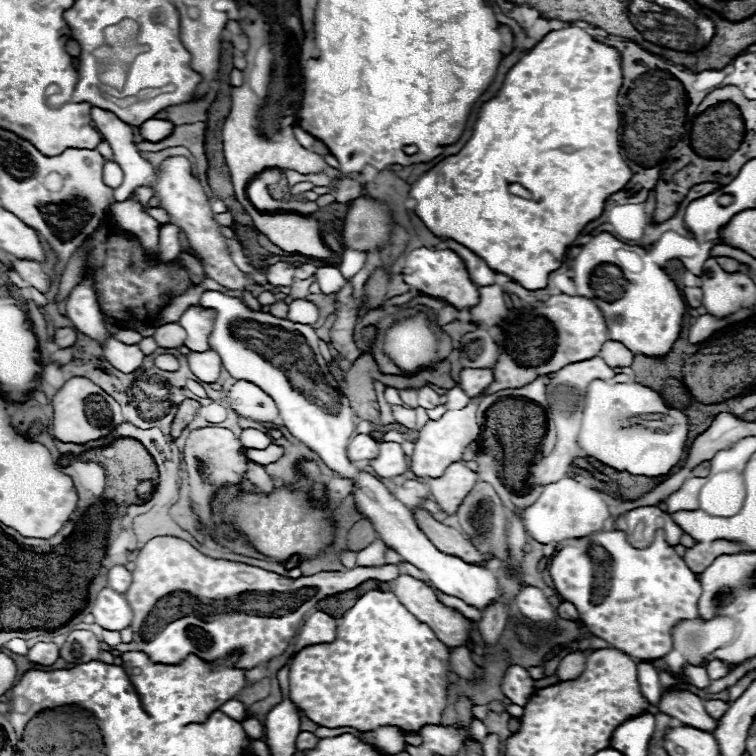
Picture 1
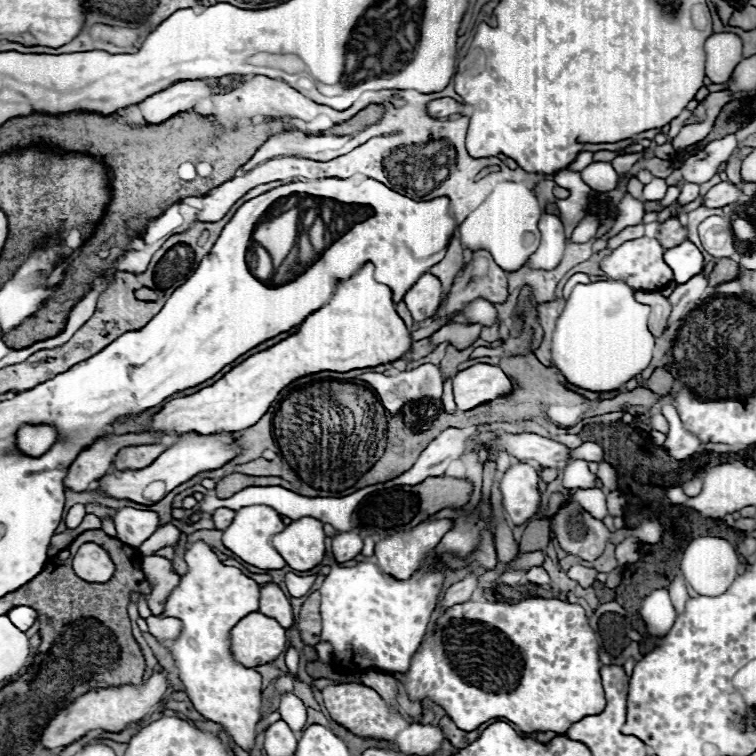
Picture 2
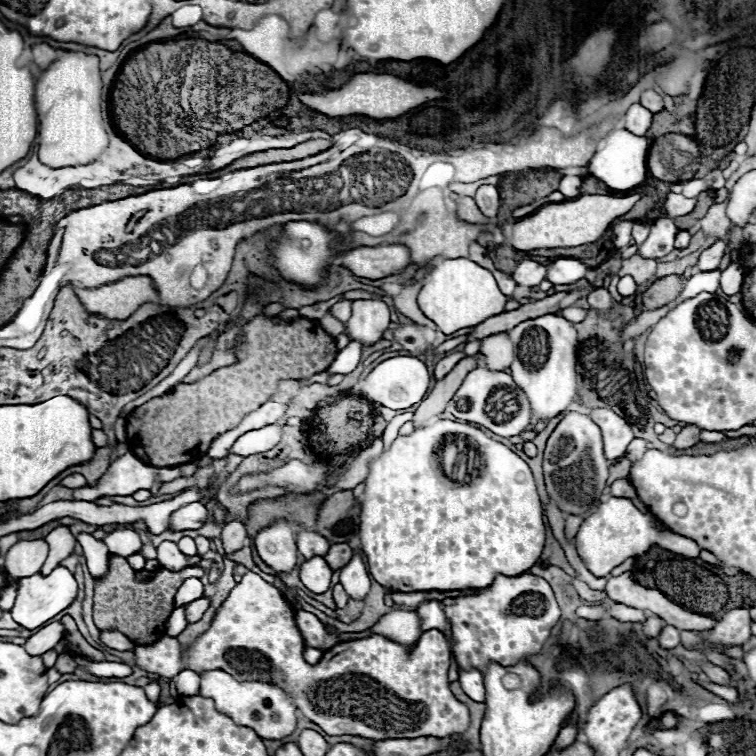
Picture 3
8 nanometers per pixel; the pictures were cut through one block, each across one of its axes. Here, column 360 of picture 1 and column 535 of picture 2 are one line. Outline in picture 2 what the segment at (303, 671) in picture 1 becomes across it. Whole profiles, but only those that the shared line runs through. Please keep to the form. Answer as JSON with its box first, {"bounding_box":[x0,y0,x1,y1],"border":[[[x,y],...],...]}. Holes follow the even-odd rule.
{"bounding_box":[392,596,606,734],"border":[[[536,596],[516,604],[468,600],[446,608],[436,620],[434,630],[412,656],[408,672],[392,675],[404,684],[412,702],[430,700],[464,732],[472,732],[488,720],[506,718],[522,732],[550,730],[564,734],[574,722],[584,716],[594,716],[606,706],[594,630],[588,626],[588,618],[580,604],[570,604],[558,598],[548,600]]]}

